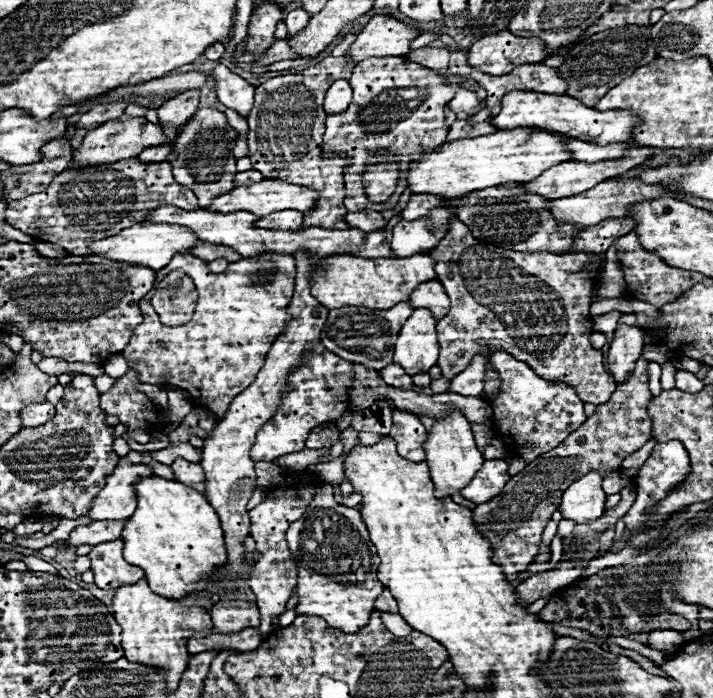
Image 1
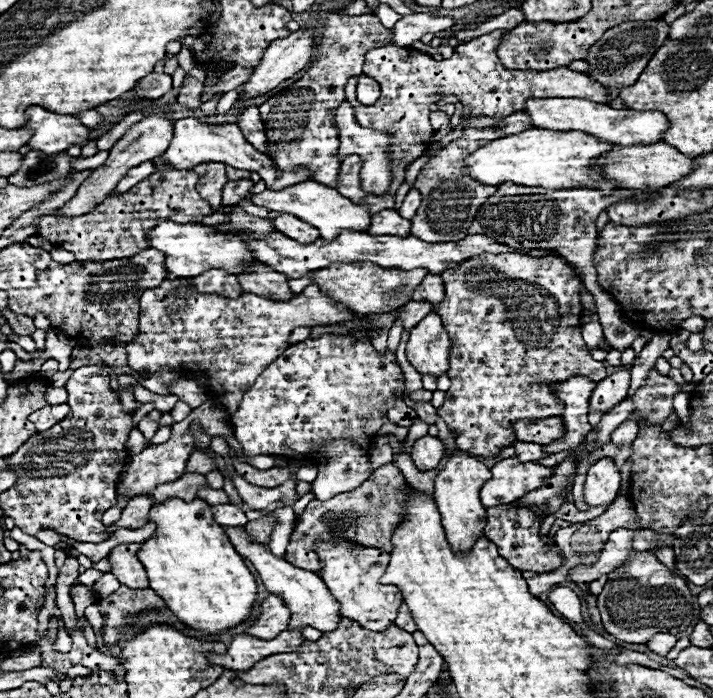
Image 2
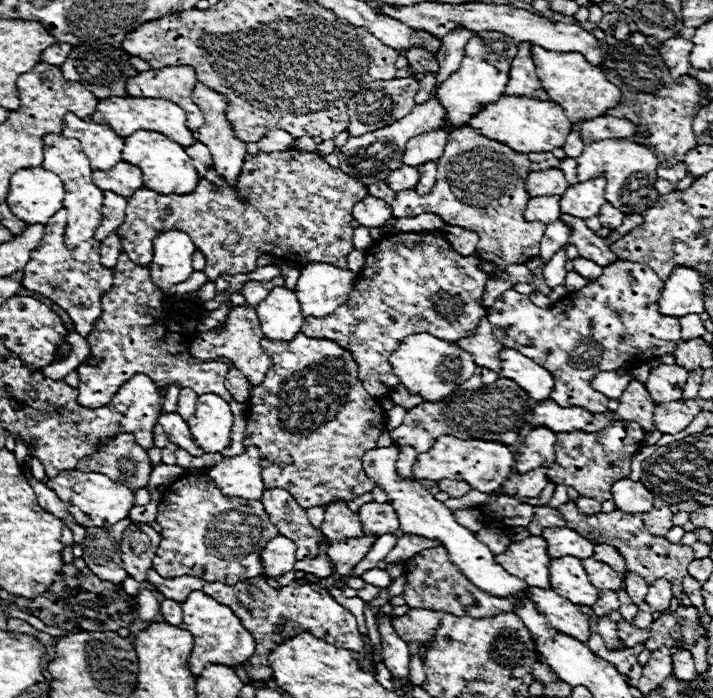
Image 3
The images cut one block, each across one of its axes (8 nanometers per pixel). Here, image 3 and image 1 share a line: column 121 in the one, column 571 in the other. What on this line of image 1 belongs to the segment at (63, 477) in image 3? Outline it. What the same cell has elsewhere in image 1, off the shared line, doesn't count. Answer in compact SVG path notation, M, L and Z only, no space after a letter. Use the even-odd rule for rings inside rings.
M590 472L570 484L570 488L562 494L562 502L558 510L564 520L574 520L576 524L598 520L604 510L606 494L602 492L602 476L598 472Z

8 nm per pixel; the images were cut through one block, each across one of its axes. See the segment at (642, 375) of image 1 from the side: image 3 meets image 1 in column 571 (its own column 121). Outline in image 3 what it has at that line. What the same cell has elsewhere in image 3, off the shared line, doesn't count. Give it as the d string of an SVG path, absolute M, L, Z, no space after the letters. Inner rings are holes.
M120 434L100 452L82 458L76 468L82 472L104 472L112 476L112 480L120 480L120 484L140 490L148 486L152 462L146 450L134 442L132 434Z

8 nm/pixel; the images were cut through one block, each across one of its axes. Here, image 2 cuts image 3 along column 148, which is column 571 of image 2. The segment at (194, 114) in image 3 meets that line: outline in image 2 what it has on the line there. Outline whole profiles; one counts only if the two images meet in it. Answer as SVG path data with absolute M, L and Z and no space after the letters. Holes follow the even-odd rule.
M494 30L490 34L484 34L480 38L474 38L470 42L464 42L456 48L454 56L448 60L434 60L432 56L412 50L412 48L398 48L398 46L386 46L386 48L374 48L366 54L364 62L364 76L374 78L380 84L380 98L372 106L364 106L356 100L356 84L358 78L350 78L346 84L346 100L354 108L354 118L362 128L372 128L378 132L388 132L396 140L402 142L402 162L394 162L392 166L392 182L390 190L382 196L374 196L362 190L360 170L362 170L363 157L350 155L340 168L338 176L338 192L354 202L366 202L368 210L372 214L394 208L394 194L396 188L404 182L404 170L408 164L412 164L418 156L424 154L428 148L428 142L432 140L432 126L428 118L420 118L422 110L428 110L428 104L434 104L440 96L454 94L458 98L469 98L471 108L470 116L461 120L461 126L466 126L470 118L474 116L494 116L494 118L506 118L512 112L522 112L524 102L528 98L586 98L586 100L598 100L602 104L612 102L618 98L620 90L610 90L590 78L584 72L574 72L566 66L554 70L508 70L502 66L496 50L500 46L502 36L508 30Z

